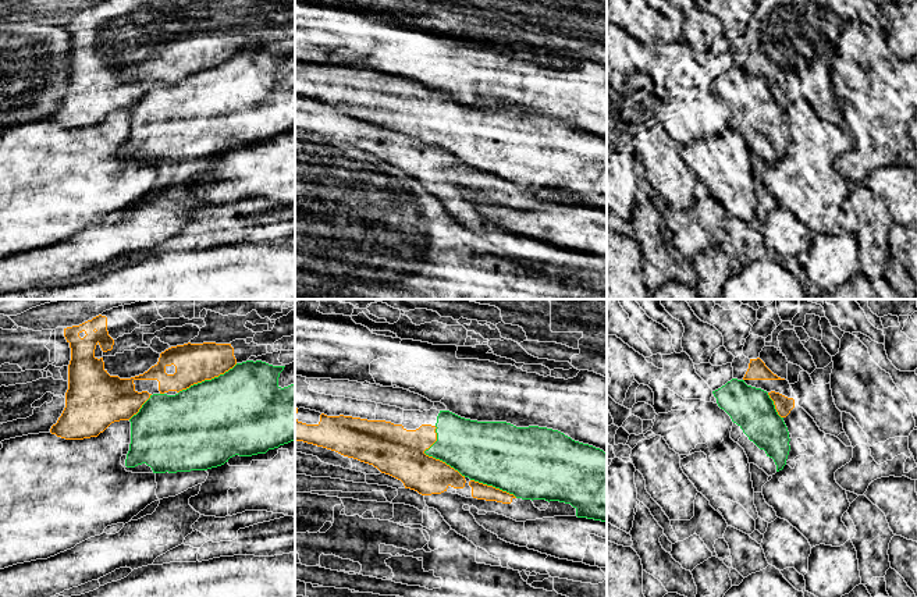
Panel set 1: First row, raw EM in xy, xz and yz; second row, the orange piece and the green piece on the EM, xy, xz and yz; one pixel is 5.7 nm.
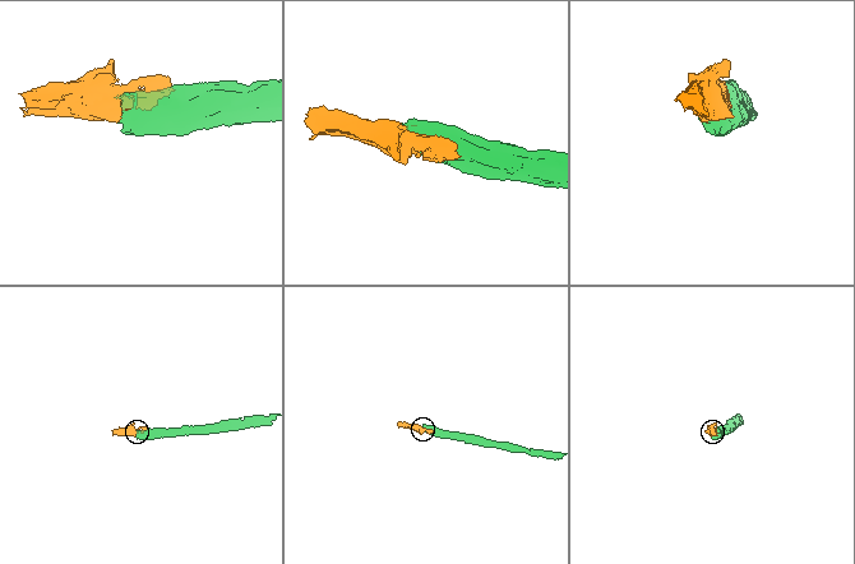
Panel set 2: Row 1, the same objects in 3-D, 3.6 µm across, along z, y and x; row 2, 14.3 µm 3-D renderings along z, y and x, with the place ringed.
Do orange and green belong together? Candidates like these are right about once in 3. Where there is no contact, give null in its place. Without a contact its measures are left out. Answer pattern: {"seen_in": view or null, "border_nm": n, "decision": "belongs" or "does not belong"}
{"seen_in": "xz", "border_nm": 340, "decision": "does not belong"}

